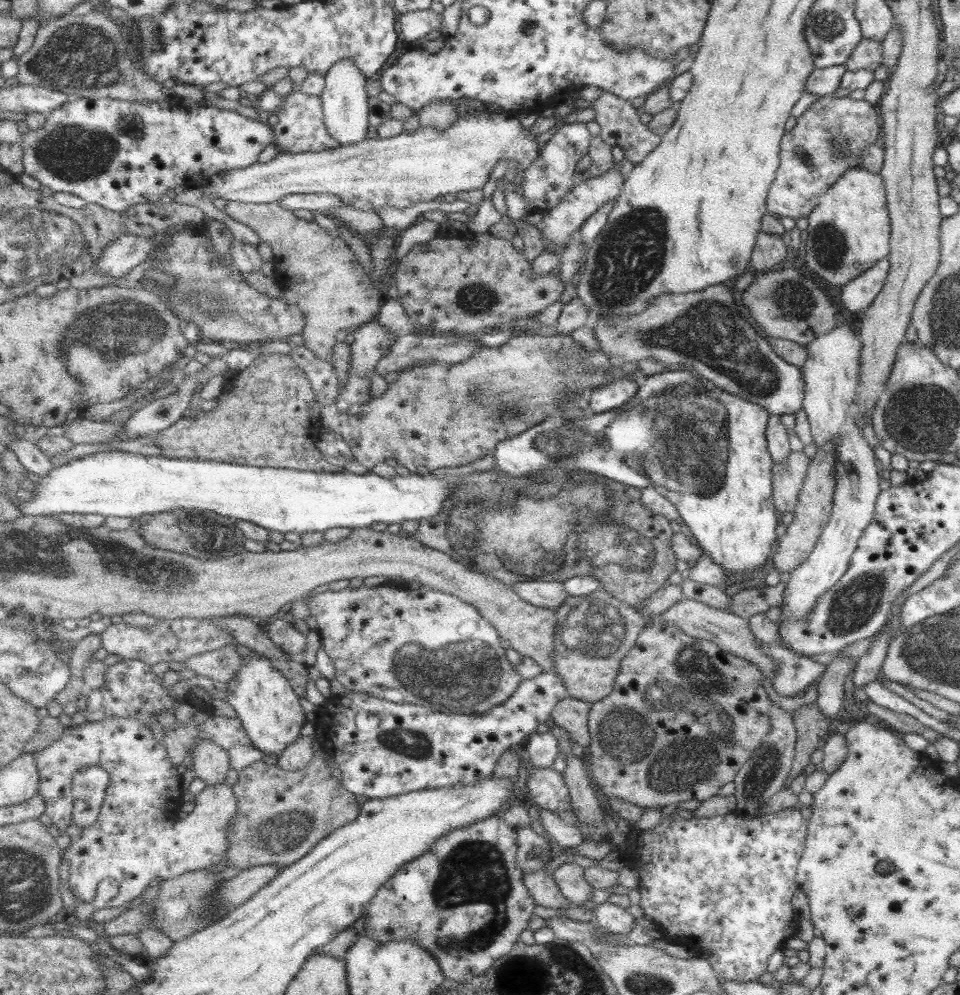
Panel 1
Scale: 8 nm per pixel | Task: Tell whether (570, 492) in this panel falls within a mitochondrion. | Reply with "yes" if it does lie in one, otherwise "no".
yes

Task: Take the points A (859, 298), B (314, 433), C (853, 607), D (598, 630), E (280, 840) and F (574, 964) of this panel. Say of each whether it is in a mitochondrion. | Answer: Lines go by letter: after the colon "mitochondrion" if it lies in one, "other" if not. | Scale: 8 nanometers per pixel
A: other
B: other
C: mitochondrion
D: mitochondrion
E: mitochondrion
F: other

